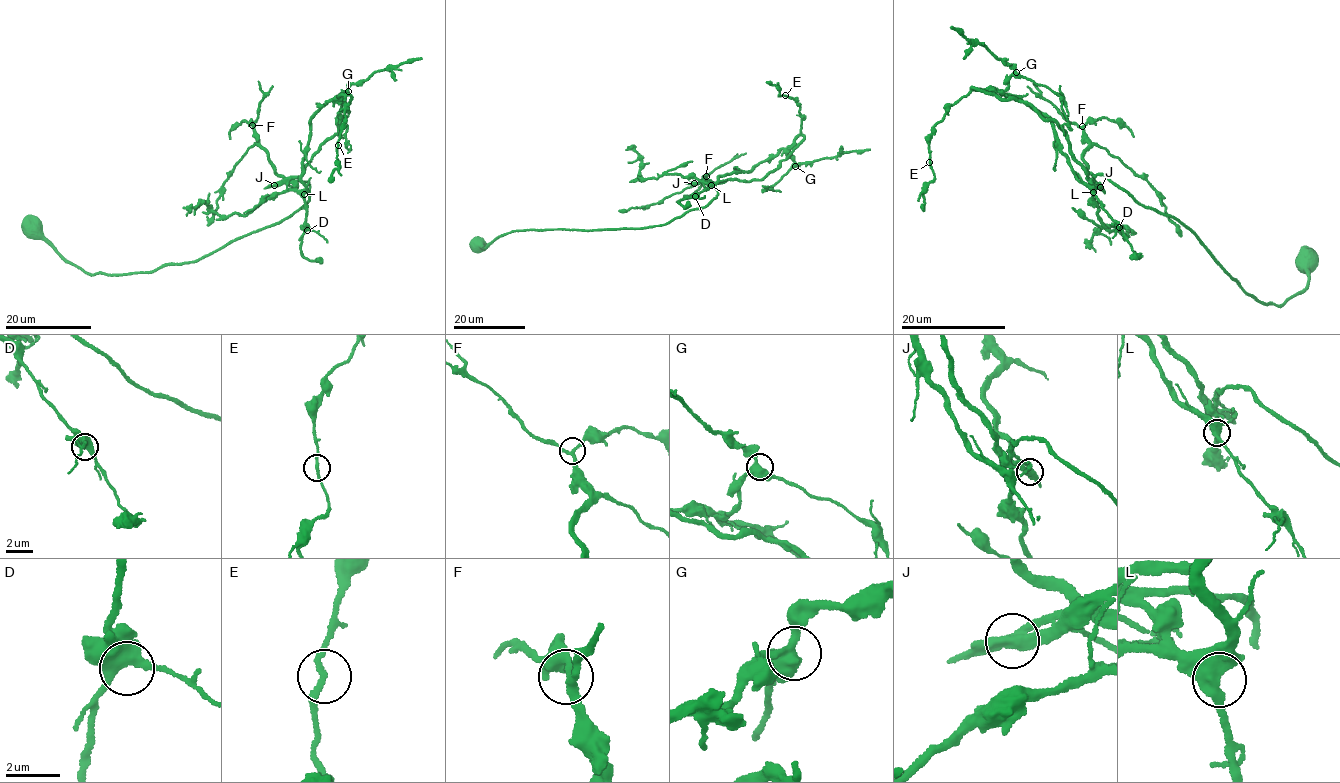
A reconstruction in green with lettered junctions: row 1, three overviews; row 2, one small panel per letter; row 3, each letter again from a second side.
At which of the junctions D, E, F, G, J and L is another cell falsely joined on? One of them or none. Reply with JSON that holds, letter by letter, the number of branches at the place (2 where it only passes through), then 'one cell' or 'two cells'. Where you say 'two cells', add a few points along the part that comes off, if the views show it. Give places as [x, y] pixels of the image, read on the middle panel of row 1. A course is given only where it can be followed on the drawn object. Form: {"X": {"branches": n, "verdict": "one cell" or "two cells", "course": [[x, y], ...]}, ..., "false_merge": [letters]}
{"D": {"branches": 3, "verdict": "one cell"}, "E": {"branches": 2, "verdict": "one cell"}, "F": {"branches": 3, "verdict": "one cell"}, "G": {"branches": 3, "verdict": "one cell"}, "J": {"branches": 2, "verdict": "one cell"}, "L": {"branches": 3, "verdict": "one cell"}, "false_merge": []}

